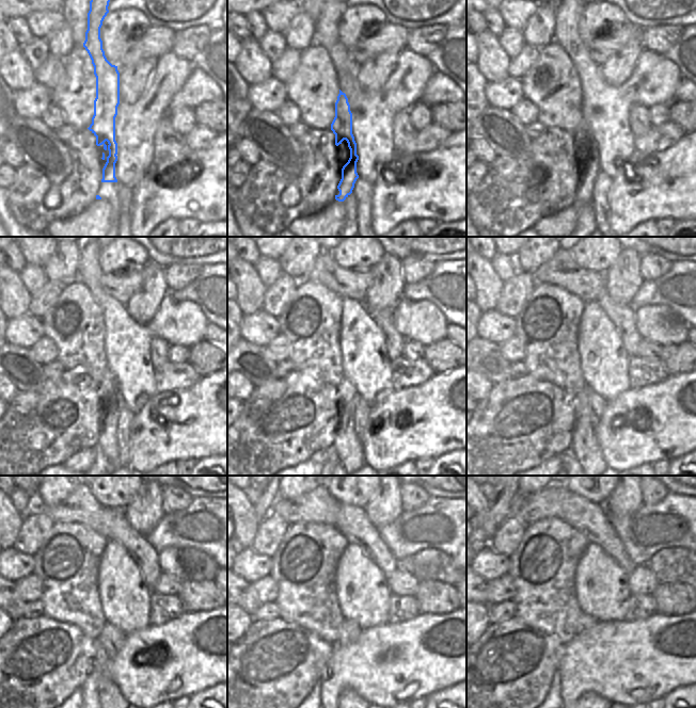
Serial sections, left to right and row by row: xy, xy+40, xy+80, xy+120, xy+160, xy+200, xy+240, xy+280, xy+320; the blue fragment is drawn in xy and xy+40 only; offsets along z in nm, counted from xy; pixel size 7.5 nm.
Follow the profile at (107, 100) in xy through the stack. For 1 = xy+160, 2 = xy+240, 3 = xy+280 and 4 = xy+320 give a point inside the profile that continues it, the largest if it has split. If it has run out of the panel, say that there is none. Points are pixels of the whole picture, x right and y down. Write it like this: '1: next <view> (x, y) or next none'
1: next xy+160 (347, 448)
2: next xy+240 (108, 692)
3: next xy+280 (347, 692)
4: next xy+320 (586, 692)

